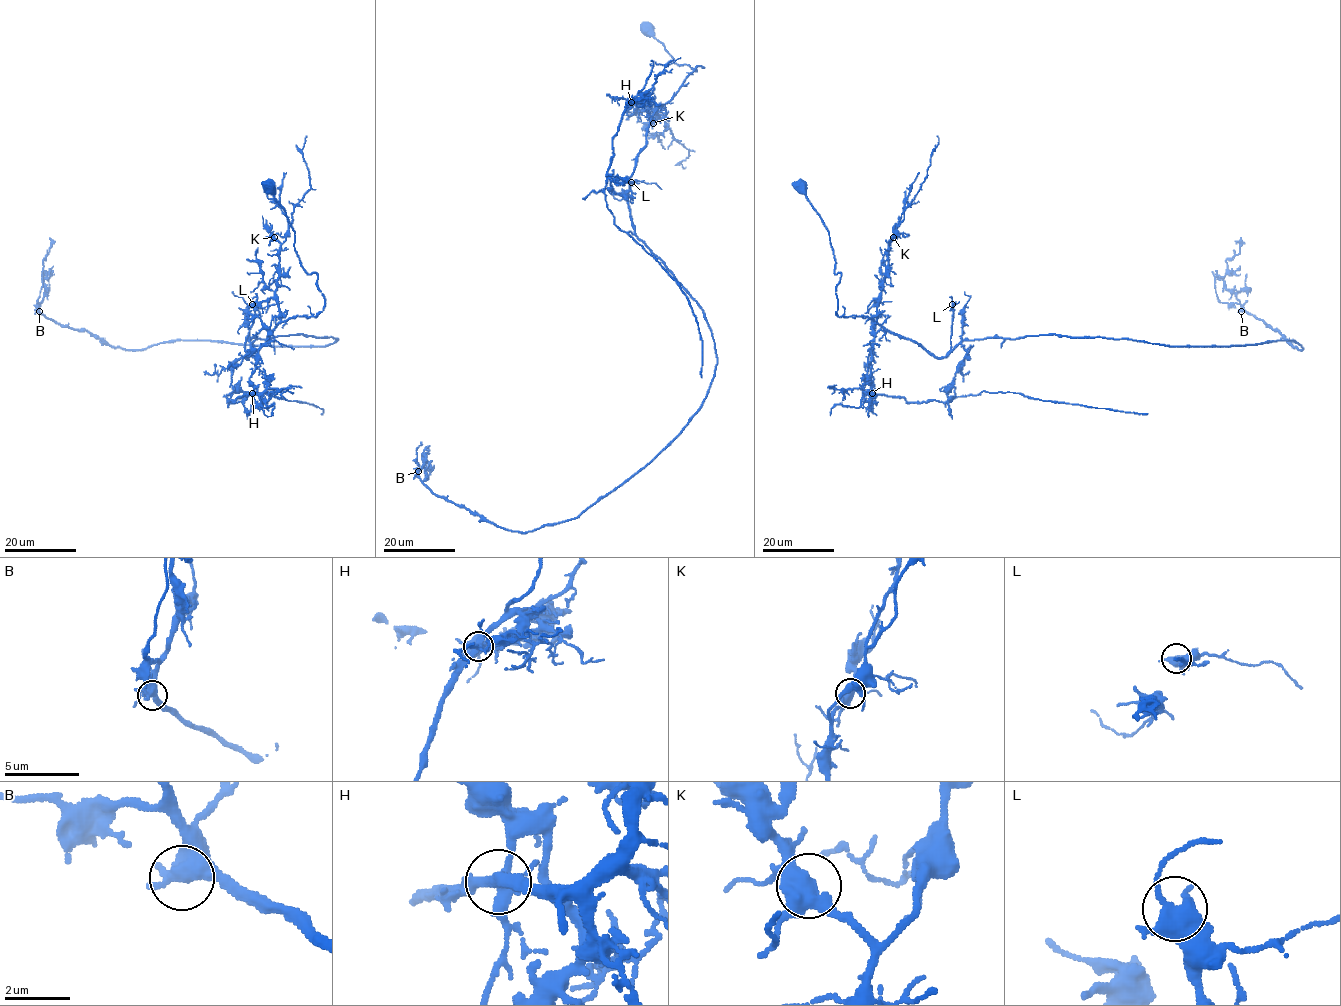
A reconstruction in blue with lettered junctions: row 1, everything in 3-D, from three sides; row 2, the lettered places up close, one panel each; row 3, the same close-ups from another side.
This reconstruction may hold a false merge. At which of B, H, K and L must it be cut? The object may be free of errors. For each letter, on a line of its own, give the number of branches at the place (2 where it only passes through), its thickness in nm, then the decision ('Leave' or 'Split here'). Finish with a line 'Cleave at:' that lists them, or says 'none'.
B: Branches: 5. Thickness 460 nm. Leave
H: Branches: 5. Thickness 400 nm. Split here
K: Branches: 4. Thickness 460 nm. Leave
L: Branches: 4. Thickness 440 nm. Leave
Cleave at: H

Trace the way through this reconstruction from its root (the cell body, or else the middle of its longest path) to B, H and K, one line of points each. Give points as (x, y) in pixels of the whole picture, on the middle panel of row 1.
B: (649, 31), (703, 67), (652, 117), (627, 203), (711, 332), (706, 398), (612, 491), (525, 532), (418, 471)
H: (649, 31), (674, 63), (695, 71), (703, 67), (697, 66), (651, 116), (651, 100), (631, 102)
K: (649, 31), (674, 63), (695, 71), (703, 67), (697, 66), (654, 110), (660, 118), (653, 123)

